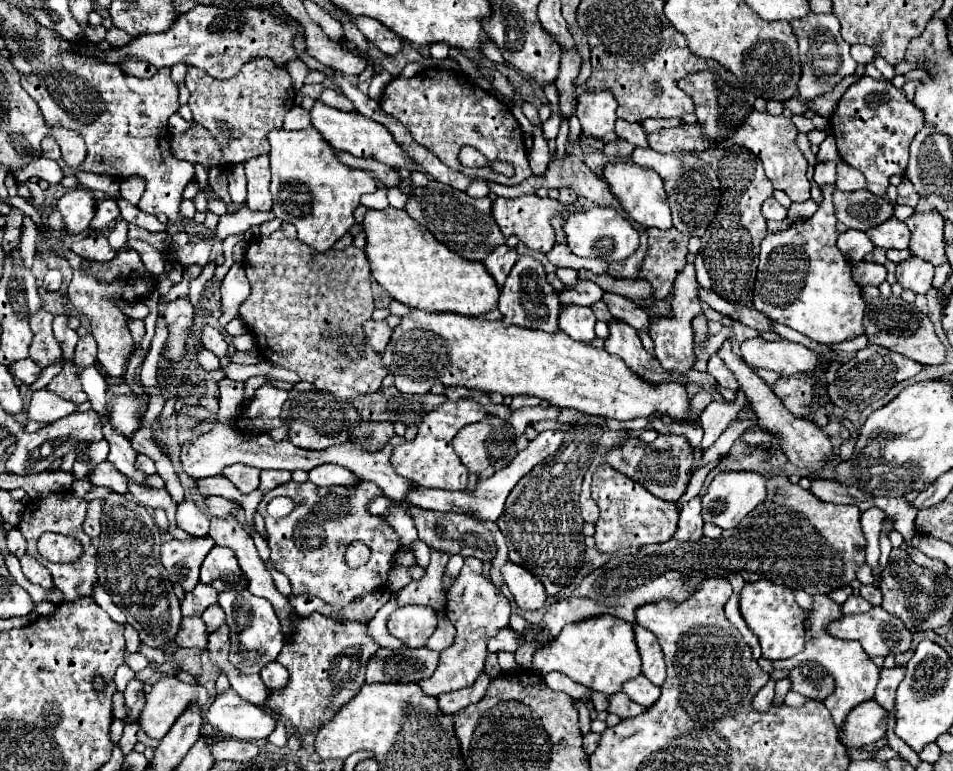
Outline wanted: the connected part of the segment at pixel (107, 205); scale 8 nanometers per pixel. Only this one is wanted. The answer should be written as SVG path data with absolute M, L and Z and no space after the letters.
M103 201L97 207L97 213L95 213L93 221L91 221L91 227L93 229L103 229L109 223L113 223L117 217L119 217L119 205L117 205L117 201Z

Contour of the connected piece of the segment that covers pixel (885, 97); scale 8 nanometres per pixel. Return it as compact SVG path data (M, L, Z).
M861 77L841 97L833 117L829 119L839 155L845 163L859 169L867 179L867 191L887 199L889 179L903 173L909 159L909 145L923 129L923 115L905 99L903 89L895 89L891 81Z

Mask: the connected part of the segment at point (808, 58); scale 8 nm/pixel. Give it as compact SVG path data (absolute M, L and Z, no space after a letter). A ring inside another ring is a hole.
M807 13L801 19L791 21L793 33L799 41L799 53L801 53L801 65L803 65L803 77L799 81L799 97L801 99L815 99L823 93L833 91L833 87L847 75L853 75L857 69L857 63L849 55L849 45L843 41L839 33L839 19L833 13Z

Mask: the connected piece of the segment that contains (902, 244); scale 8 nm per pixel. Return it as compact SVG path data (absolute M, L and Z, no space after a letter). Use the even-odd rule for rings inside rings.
M891 217L885 223L867 229L865 233L873 245L883 247L883 249L907 249L909 239L911 239L907 225L899 221L897 217Z

